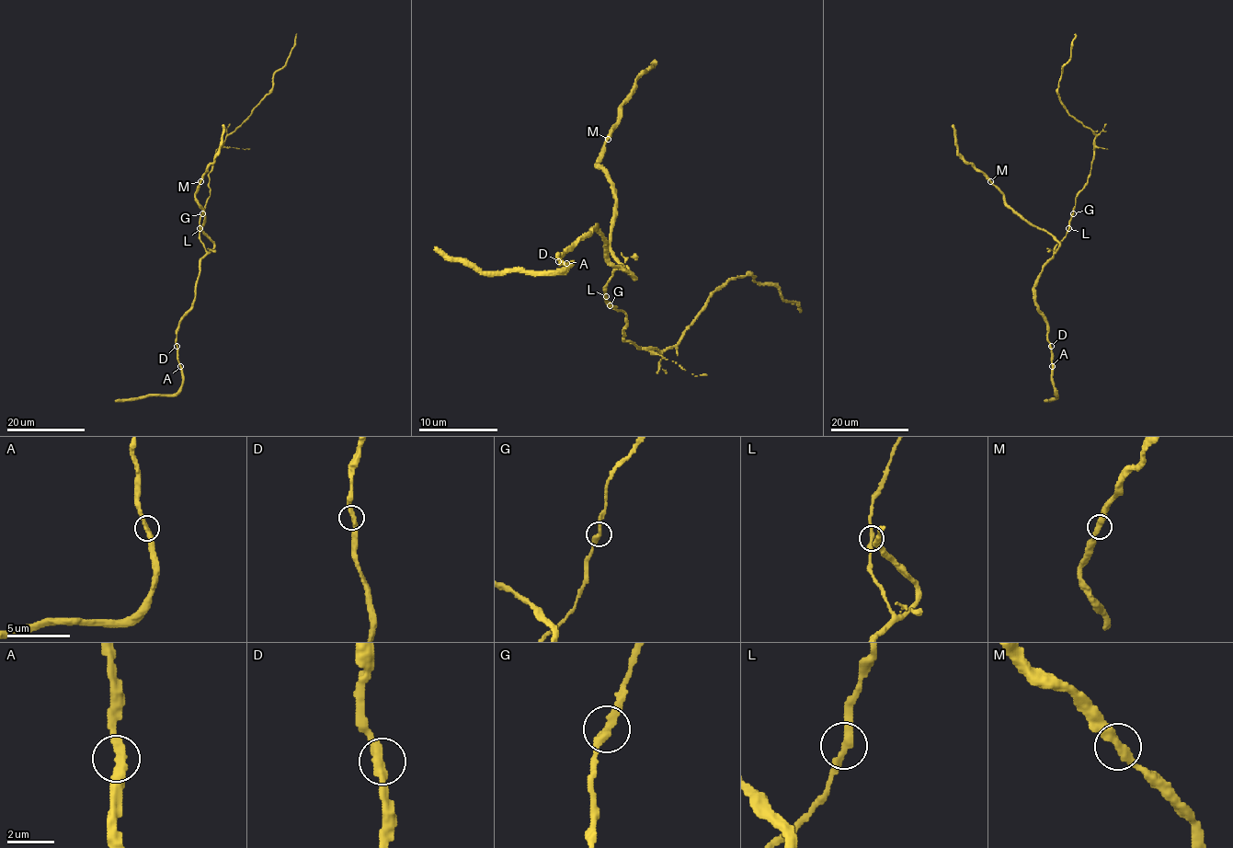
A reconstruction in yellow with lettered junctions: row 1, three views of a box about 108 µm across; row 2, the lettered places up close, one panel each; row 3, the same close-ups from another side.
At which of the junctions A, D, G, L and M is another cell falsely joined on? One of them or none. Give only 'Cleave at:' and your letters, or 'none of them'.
Cleave at: none of them

